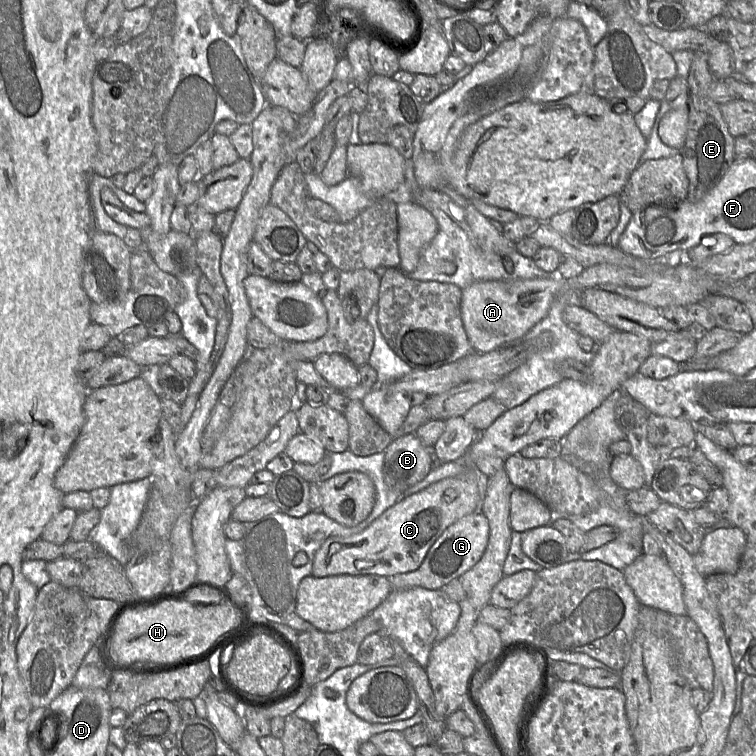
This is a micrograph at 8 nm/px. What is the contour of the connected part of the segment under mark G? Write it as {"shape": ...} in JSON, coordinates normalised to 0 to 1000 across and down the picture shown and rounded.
{"shape":[[[630,676],[595,694],[567,726],[558,746],[545,757],[515,763],[520,779],[563,778],[582,780],[586,775],[623,753],[639,735],[648,706],[644,684]]]}

